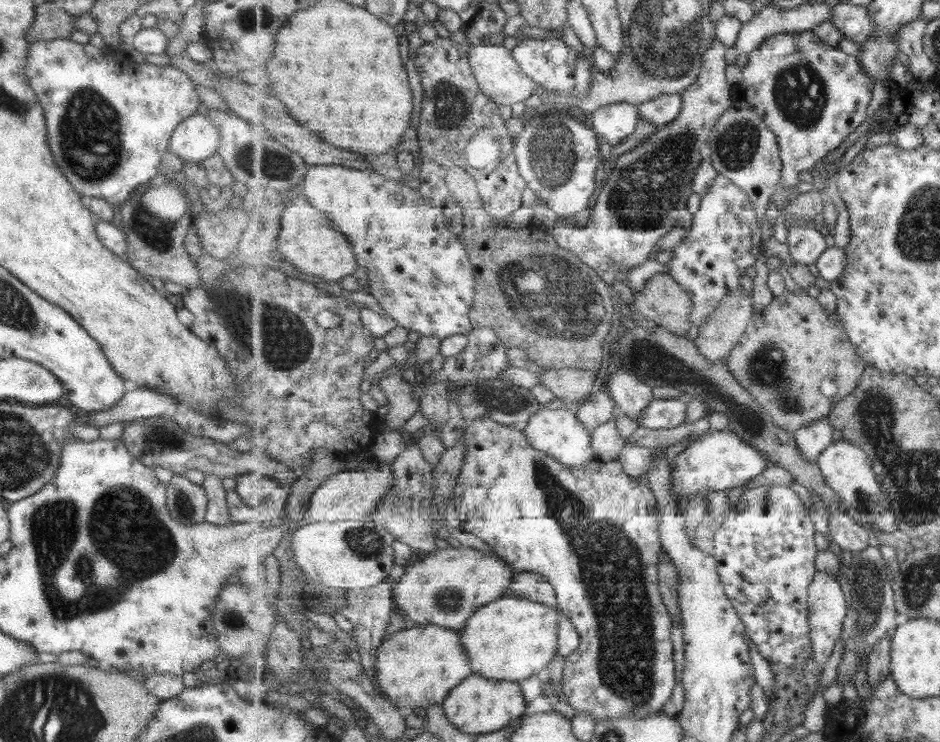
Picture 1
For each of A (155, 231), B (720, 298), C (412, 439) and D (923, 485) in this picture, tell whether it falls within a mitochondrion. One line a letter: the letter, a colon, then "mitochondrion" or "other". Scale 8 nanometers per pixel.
A: mitochondrion
B: other
C: other
D: mitochondrion

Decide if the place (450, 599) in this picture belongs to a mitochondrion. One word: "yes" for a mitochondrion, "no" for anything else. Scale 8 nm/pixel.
yes

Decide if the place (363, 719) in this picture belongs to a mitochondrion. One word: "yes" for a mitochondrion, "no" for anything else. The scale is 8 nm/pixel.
no

